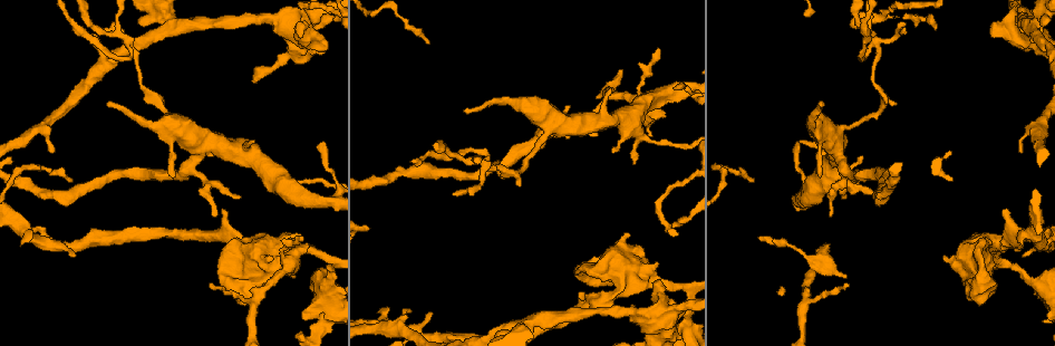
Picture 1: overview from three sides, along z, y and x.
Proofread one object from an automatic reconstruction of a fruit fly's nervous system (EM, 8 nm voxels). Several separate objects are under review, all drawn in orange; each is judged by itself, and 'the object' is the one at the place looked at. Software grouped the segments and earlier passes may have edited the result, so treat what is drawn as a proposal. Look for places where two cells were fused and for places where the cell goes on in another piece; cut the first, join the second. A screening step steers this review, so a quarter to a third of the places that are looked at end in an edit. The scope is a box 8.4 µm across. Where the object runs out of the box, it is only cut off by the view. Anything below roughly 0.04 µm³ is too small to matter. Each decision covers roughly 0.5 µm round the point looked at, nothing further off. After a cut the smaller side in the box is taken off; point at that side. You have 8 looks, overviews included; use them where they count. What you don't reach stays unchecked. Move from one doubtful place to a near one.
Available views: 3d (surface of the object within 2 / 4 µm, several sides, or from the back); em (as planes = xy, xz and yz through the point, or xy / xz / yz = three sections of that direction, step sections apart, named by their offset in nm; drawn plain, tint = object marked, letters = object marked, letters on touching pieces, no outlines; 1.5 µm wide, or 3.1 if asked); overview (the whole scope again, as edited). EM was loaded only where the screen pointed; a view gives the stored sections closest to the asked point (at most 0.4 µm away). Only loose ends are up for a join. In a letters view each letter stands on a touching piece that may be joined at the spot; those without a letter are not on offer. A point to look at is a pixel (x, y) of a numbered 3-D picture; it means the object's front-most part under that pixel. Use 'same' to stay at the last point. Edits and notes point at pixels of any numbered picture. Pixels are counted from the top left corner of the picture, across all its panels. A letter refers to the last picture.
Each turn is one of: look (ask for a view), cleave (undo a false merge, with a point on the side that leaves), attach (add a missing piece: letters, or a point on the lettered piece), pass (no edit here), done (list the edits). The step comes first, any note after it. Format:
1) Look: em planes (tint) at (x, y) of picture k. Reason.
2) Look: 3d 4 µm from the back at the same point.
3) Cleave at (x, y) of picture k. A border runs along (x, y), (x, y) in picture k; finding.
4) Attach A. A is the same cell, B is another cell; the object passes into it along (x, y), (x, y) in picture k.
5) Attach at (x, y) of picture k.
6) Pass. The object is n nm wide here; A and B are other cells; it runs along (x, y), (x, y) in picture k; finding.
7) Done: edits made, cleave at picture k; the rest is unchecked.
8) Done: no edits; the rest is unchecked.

Look: em planes (letters) at (172, 173) of picture 1. Thin end.

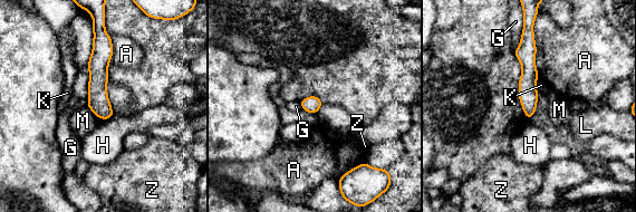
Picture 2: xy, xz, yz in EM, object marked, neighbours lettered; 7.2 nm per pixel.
Pass. The object is 120 nm wide here; A, G, H, K, L, M and Z are other cells; a border runs along (87, 105), (96, 117) in picture 2; no lettered piece goes on from it.

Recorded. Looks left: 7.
Look: em planes (letters) at (454, 194) of picture 1. An open end.

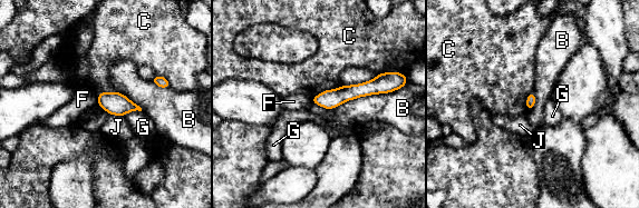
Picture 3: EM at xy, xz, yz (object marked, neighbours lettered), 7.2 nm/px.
Pass. The longest contact is with B, 600 nm; B, C, F, G and J are other cells; it runs along (385, 90), (361, 89), (316, 100) in picture 3; no lettered piece goes on from it.

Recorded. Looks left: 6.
Look: 3d 4 µm at (380, 311) of picture 1.

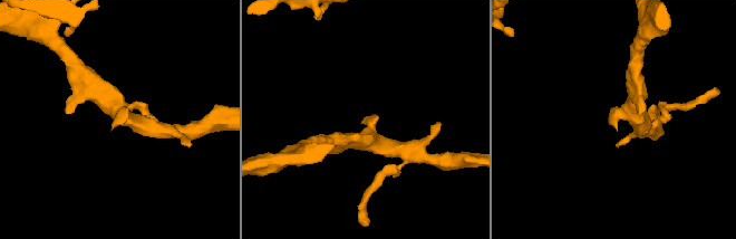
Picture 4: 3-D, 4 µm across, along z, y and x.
Look: em planes (letters) at (616, 124) of picture 4. The arms are 280, 280 nm wide.

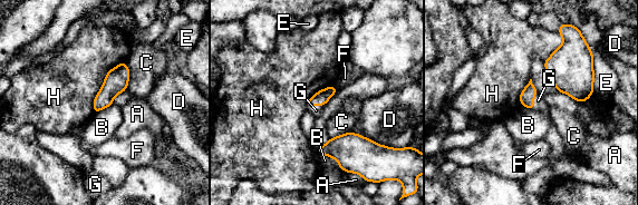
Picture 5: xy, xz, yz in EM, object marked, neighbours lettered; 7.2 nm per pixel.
Attach G. G is the same cell, A, B, C, D, E, F and H are other cells; the cell continues.

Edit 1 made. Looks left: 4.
Done: edits made, attach at picture 5; the rest is unchecked.

